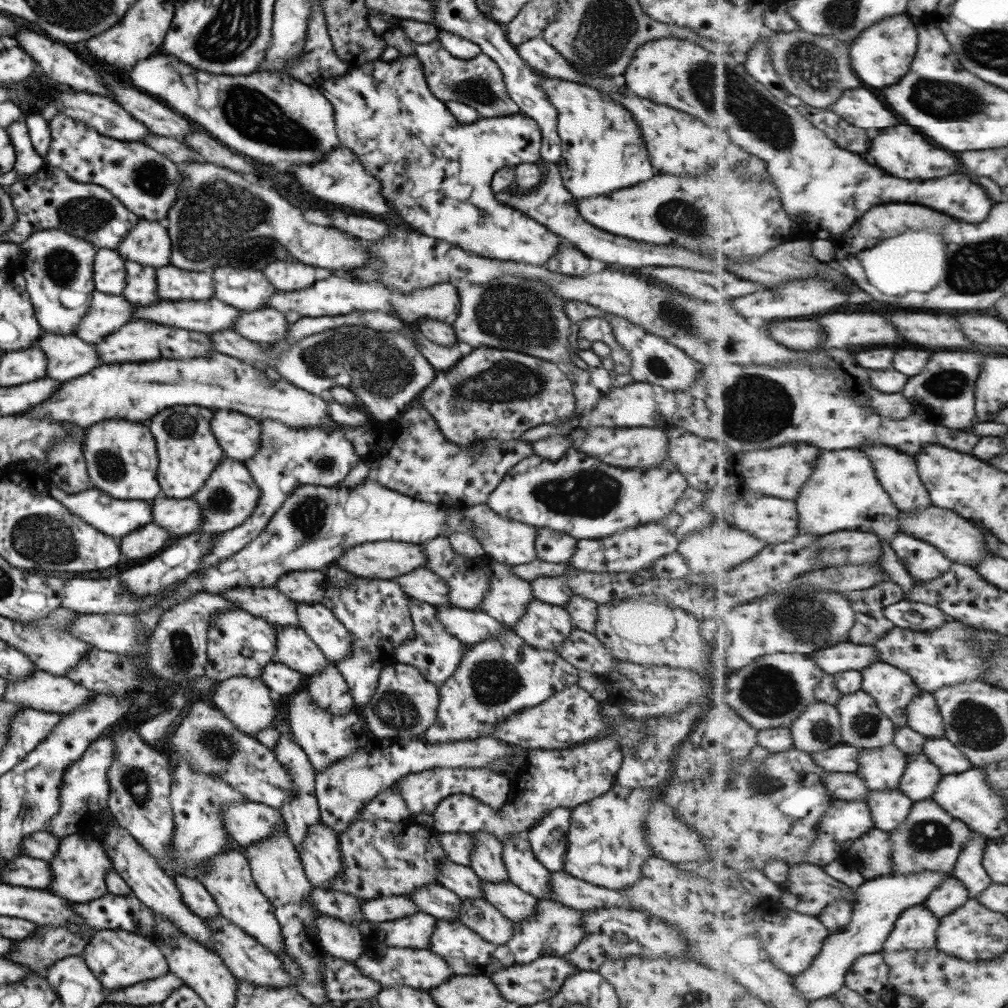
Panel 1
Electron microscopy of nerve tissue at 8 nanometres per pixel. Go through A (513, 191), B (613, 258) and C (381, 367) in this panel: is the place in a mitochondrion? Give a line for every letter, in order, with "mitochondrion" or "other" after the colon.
A: other
B: other
C: mitochondrion

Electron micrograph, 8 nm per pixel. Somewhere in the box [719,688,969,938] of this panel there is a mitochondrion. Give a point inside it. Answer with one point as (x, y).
(929, 835)

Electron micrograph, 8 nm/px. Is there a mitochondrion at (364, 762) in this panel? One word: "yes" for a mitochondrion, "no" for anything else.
no

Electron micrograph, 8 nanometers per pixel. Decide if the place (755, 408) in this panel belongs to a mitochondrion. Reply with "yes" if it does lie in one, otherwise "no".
yes

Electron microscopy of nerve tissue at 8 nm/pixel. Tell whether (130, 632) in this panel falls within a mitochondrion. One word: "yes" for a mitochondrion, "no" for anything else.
no

